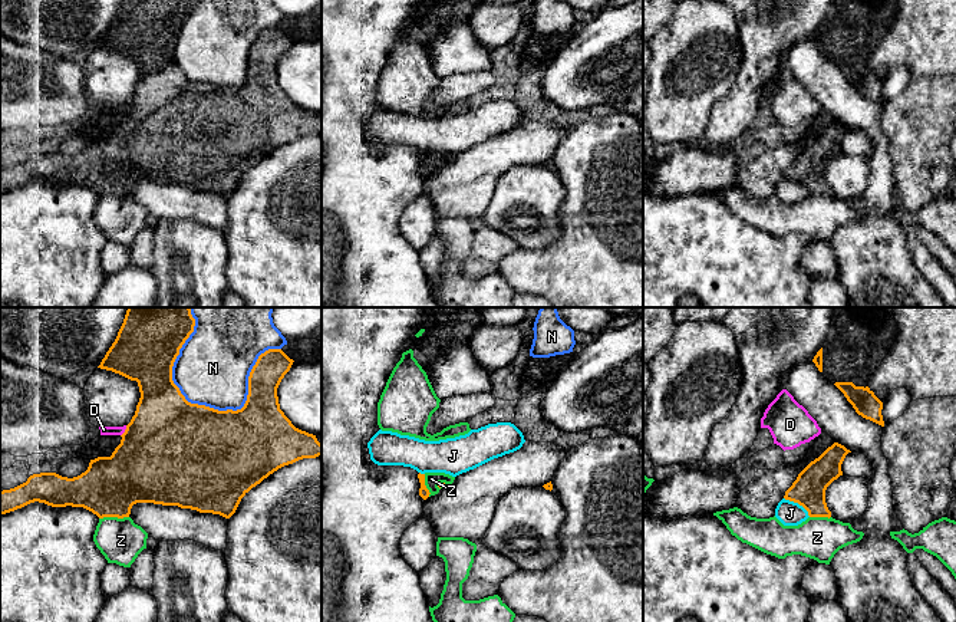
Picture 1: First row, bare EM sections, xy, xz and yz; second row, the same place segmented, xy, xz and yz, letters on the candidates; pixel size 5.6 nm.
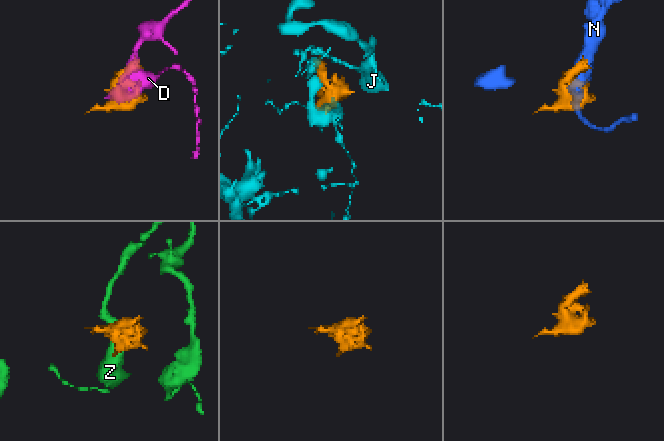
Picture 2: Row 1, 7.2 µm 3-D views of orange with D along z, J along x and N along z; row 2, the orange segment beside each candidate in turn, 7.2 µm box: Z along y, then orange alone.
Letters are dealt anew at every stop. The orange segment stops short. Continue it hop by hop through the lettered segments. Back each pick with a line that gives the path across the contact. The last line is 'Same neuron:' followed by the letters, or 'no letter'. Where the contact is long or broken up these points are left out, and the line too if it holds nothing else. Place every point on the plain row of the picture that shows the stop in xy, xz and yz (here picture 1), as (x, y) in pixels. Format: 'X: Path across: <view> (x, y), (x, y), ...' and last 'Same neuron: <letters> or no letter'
Same neuron: no letter

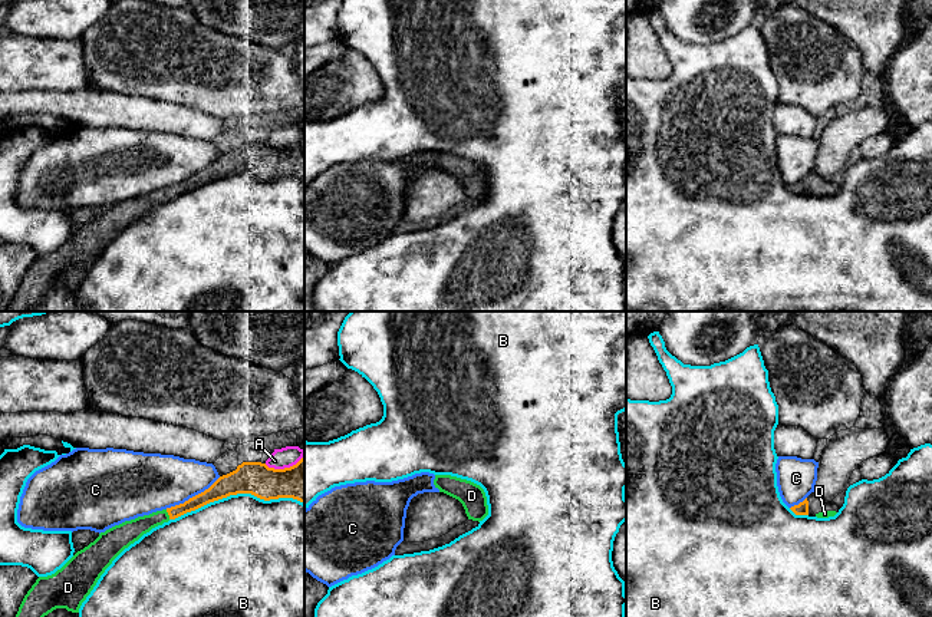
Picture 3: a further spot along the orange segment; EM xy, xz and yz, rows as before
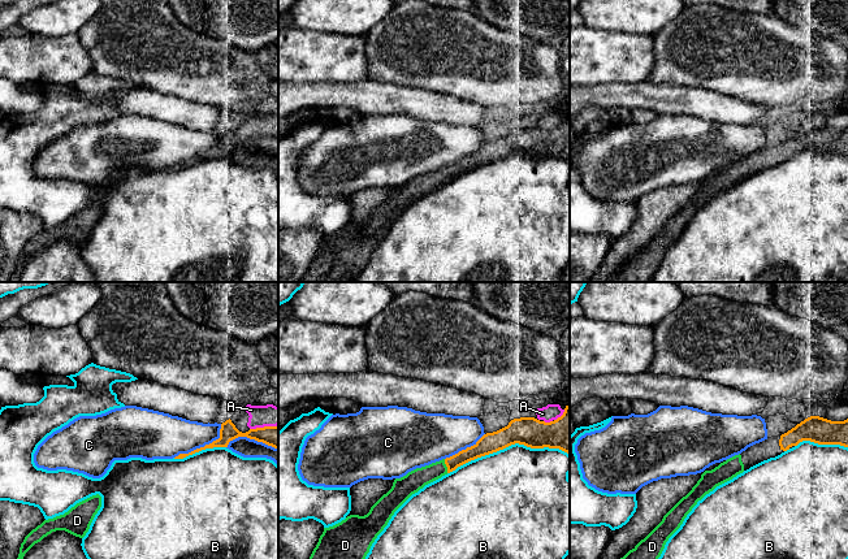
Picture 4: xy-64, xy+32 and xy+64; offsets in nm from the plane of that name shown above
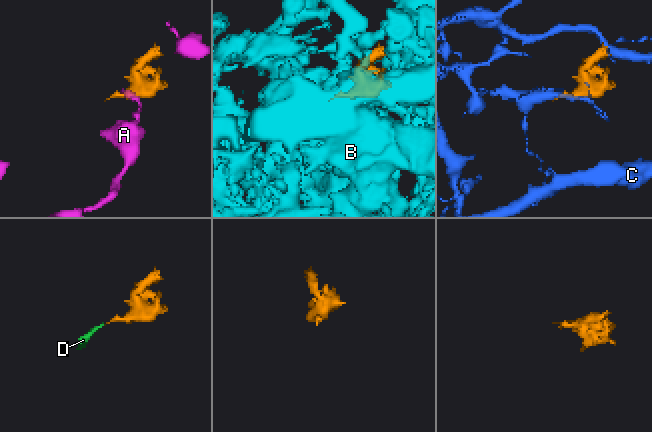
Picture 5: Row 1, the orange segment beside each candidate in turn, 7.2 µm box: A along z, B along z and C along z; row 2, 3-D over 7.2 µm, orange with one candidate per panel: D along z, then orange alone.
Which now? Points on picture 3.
D: Path across: xy (208, 174), (168, 192), (129, 210)
Same neuron: D

